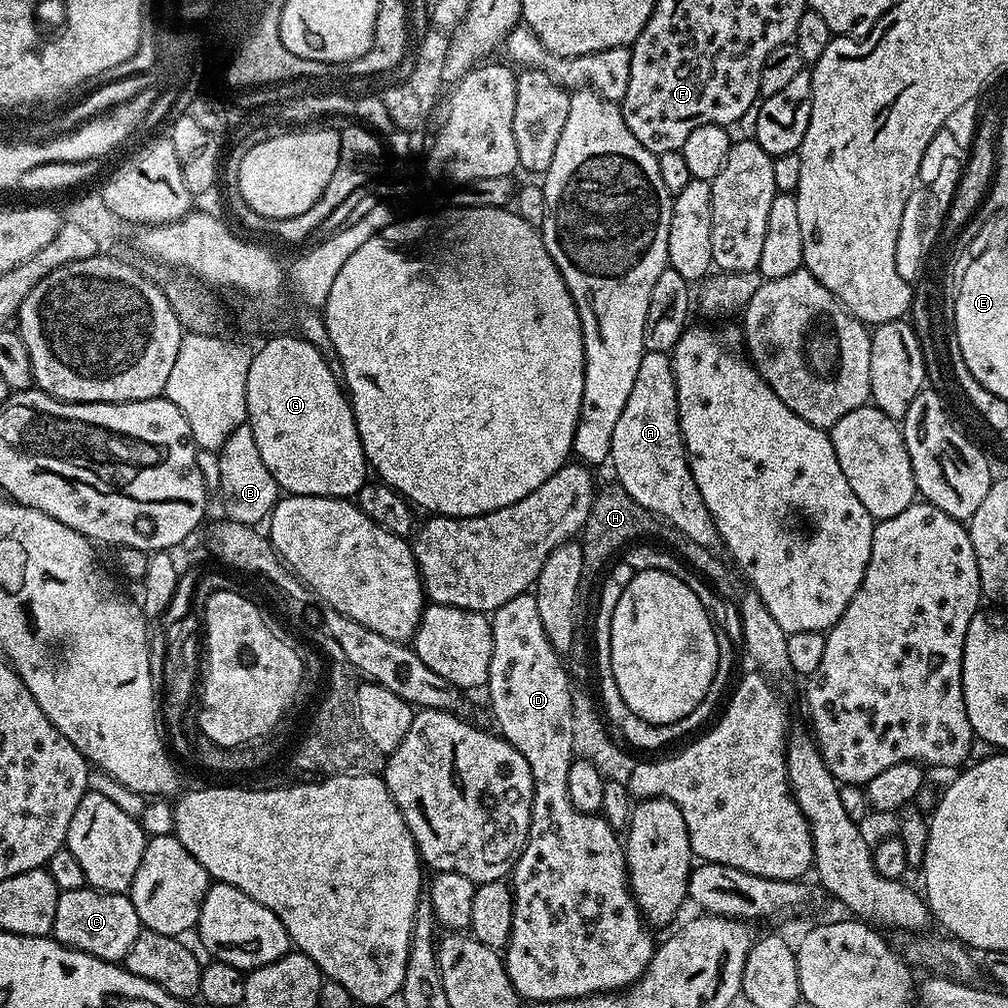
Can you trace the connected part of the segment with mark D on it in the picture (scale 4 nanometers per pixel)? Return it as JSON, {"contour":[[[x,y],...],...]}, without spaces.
{"contour":[[[531,591],[518,594],[510,598],[502,606],[498,606],[496,612],[491,613],[492,621],[492,657],[490,658],[490,674],[486,685],[488,700],[492,703],[492,716],[496,719],[499,735],[510,742],[526,758],[530,766],[530,774],[534,790],[532,791],[532,813],[530,814],[530,830],[526,838],[526,846],[522,854],[516,860],[510,873],[510,907],[512,918],[508,925],[508,942],[502,952],[504,970],[508,980],[514,986],[514,990],[525,1001],[533,1000],[565,1000],[566,998],[582,998],[583,996],[594,996],[598,992],[614,992],[627,989],[628,985],[636,983],[652,960],[652,954],[656,951],[658,944],[652,941],[653,929],[646,923],[642,910],[632,897],[632,889],[628,887],[628,864],[624,861],[624,846],[617,829],[608,825],[607,819],[600,814],[589,814],[580,812],[570,802],[570,796],[566,790],[566,774],[570,774],[574,755],[571,746],[571,700],[574,693],[573,685],[569,681],[568,669],[561,653],[556,652],[550,646],[550,640],[546,638],[546,630],[542,626],[542,617],[538,614],[538,602]]]}

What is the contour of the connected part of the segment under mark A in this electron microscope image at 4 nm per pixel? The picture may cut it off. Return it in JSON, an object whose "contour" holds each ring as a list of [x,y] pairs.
{"contour":[[[644,353],[642,366],[638,366],[634,387],[630,390],[630,398],[626,398],[626,410],[622,410],[622,418],[618,418],[618,426],[614,426],[611,464],[616,471],[615,479],[626,490],[626,494],[630,494],[634,502],[638,502],[638,506],[646,506],[646,510],[650,510],[661,520],[667,520],[678,530],[682,530],[686,538],[694,538],[698,546],[706,546],[713,550],[721,547],[716,524],[712,521],[710,510],[706,510],[706,502],[702,502],[702,494],[694,482],[688,465],[688,451],[684,449],[684,435],[680,429],[676,379],[669,353]]]}

